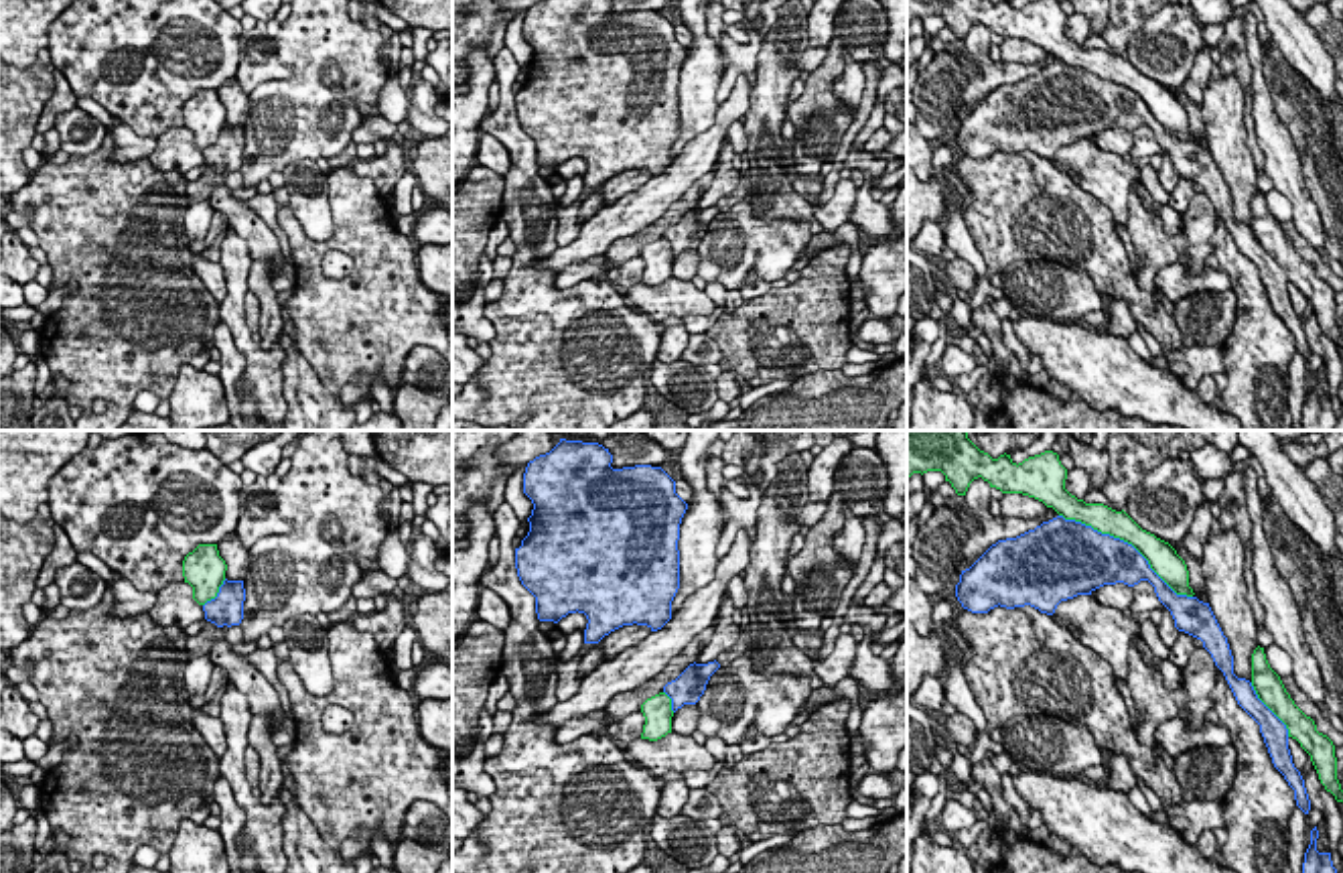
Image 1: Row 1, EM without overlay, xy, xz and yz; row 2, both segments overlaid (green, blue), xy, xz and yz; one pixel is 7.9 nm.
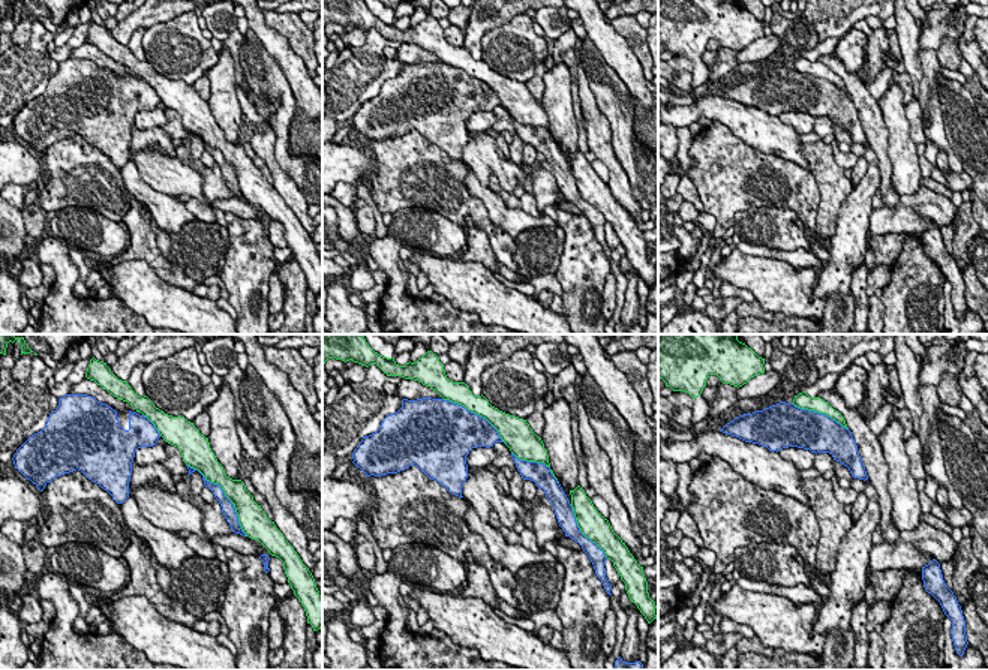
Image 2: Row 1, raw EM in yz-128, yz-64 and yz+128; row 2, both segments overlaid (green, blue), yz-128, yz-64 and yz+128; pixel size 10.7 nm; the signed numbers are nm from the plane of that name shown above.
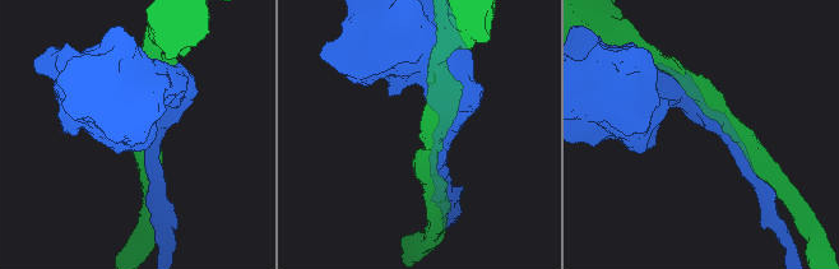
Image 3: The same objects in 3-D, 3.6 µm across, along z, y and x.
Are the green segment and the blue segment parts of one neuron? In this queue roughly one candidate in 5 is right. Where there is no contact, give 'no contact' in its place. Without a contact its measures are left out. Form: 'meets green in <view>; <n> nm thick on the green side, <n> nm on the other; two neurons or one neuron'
meets green in yz; 220 nm thick on the green side, 400 nm on the other; two neurons

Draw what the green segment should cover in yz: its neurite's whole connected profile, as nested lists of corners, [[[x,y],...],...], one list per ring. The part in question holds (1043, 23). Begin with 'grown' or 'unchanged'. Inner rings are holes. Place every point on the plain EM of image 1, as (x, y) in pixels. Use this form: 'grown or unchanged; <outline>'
unchanged; [[[907,0],[907,24],[927,16],[941,16],[958,41],[966,41],[970,28],[982,22],[1002,39],[1035,43],[1065,65],[1081,67],[1132,89],[1177,140],[1195,140],[1189,132],[1187,110],[1169,87],[1142,75],[1124,55],[1085,49],[1065,35],[1067,14],[1059,0],[1035,0],[1018,10],[1010,0],[998,4],[990,0]]]

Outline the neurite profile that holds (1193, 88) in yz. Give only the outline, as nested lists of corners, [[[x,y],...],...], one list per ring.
[[[1203,47],[1197,57],[1195,57],[1195,65],[1187,77],[1187,81],[1183,83],[1183,93],[1197,106],[1203,106],[1203,93],[1207,89],[1207,83],[1211,79],[1211,69],[1213,69],[1213,61],[1211,61],[1211,47]]]

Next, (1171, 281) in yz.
[[[1167,264],[1154,276],[1158,288],[1171,303],[1197,292],[1233,290],[1225,270],[1205,266],[1199,274],[1187,274],[1183,264]]]

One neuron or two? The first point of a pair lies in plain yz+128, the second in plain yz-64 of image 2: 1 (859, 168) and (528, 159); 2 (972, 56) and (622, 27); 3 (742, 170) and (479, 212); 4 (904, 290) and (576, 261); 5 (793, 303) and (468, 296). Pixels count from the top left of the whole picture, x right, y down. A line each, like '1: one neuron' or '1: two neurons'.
1: one neuron
2: one neuron
3: one neuron
4: one neuron
5: one neuron

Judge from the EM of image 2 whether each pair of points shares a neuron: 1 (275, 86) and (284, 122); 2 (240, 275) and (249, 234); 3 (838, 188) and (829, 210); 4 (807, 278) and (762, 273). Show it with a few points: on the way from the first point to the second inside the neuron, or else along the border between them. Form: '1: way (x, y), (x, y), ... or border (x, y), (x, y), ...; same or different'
1: way (284, 95), (285, 113); same
2: way (242, 264), (242, 245); same
3: way (832, 194), (829, 204); same
4: way (796, 278), (772, 278); same

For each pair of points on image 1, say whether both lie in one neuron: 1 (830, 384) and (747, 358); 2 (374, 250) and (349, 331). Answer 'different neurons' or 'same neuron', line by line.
1: different neurons
2: same neuron

